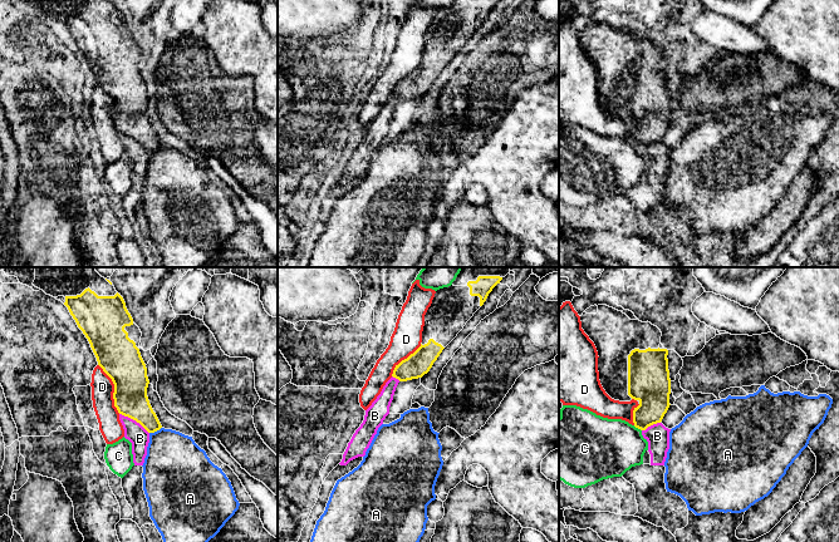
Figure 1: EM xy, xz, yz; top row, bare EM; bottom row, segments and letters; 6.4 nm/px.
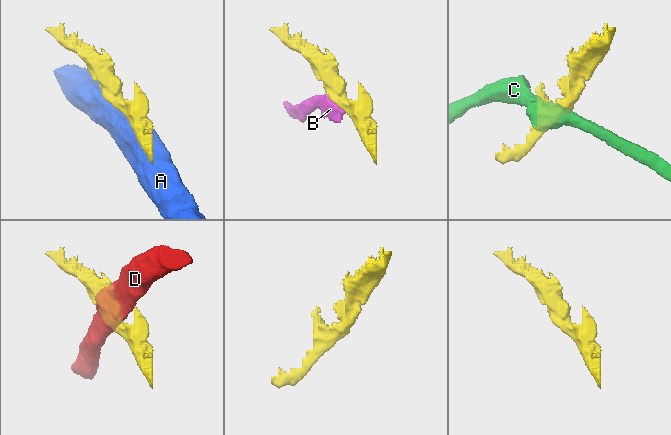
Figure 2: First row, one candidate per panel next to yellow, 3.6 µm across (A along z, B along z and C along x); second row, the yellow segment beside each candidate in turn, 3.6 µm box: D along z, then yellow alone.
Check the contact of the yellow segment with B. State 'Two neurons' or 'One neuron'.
Two neurons

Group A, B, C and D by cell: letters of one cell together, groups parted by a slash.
A / B / C / D

